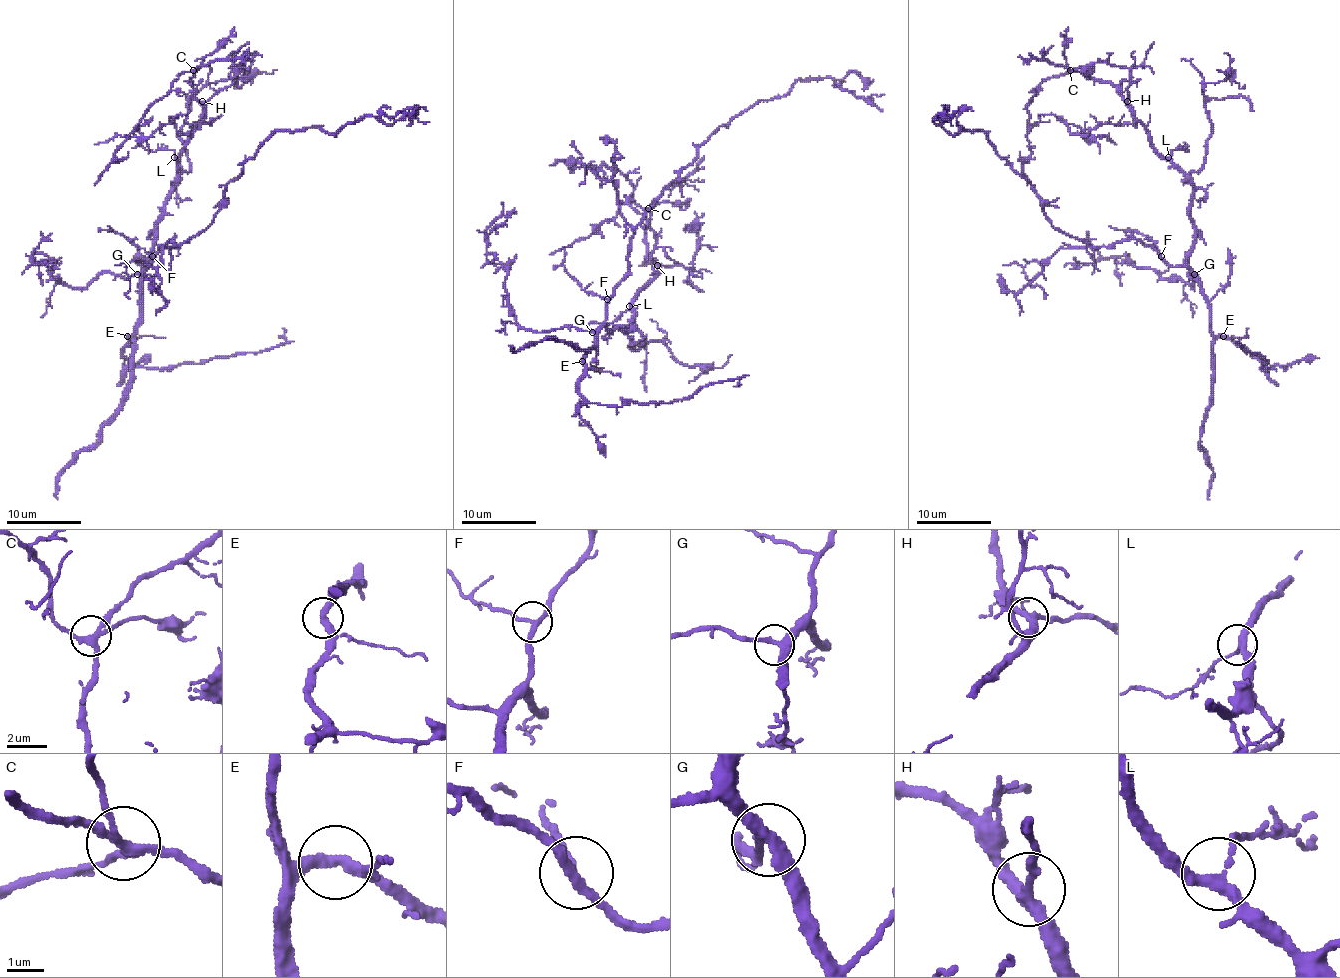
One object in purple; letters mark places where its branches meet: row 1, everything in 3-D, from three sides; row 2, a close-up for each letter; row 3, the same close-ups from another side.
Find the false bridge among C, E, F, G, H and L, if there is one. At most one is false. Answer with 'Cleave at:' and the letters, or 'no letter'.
Cleave at: no letter

